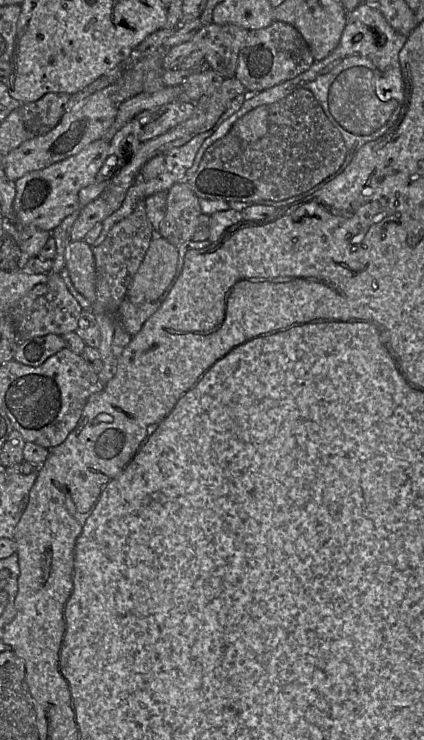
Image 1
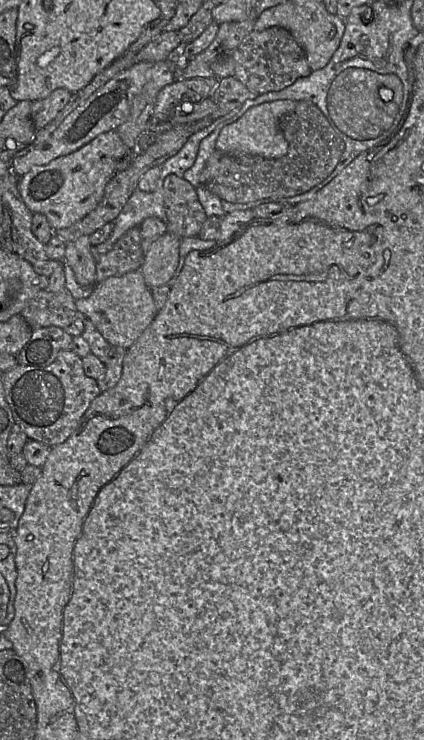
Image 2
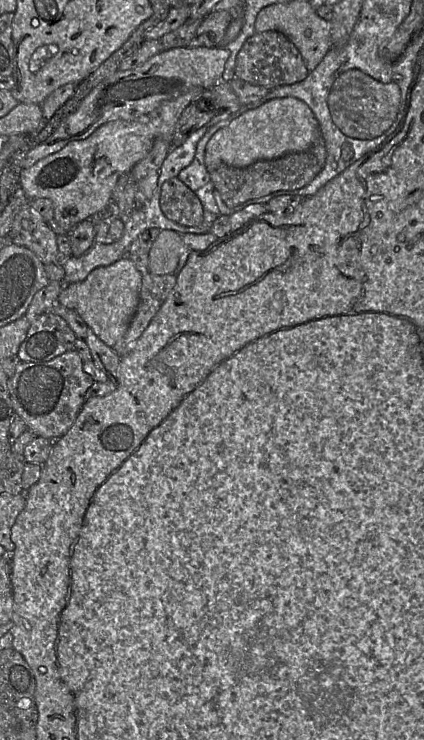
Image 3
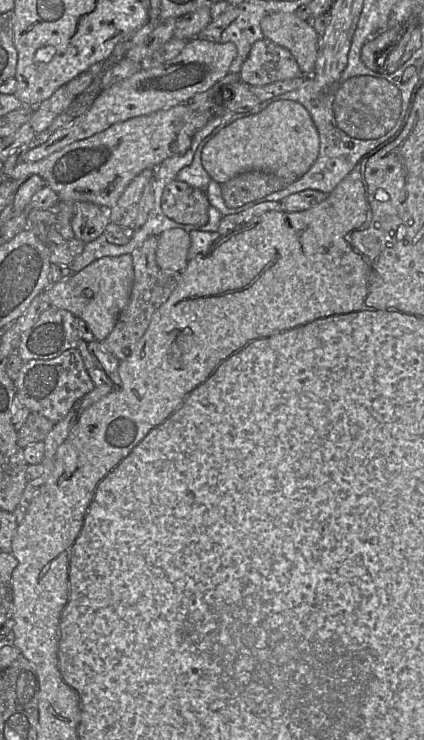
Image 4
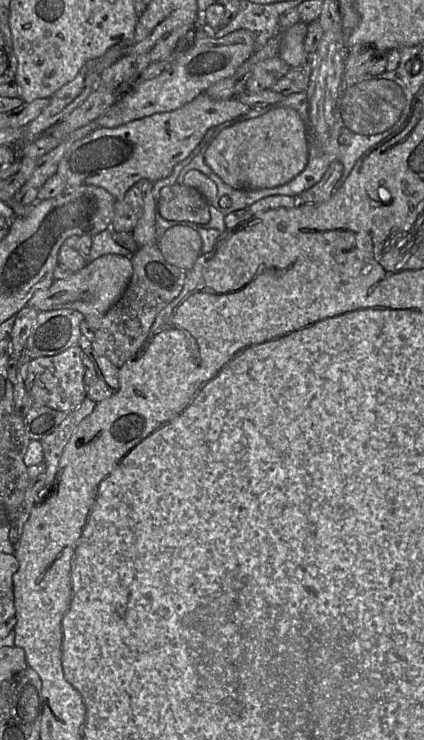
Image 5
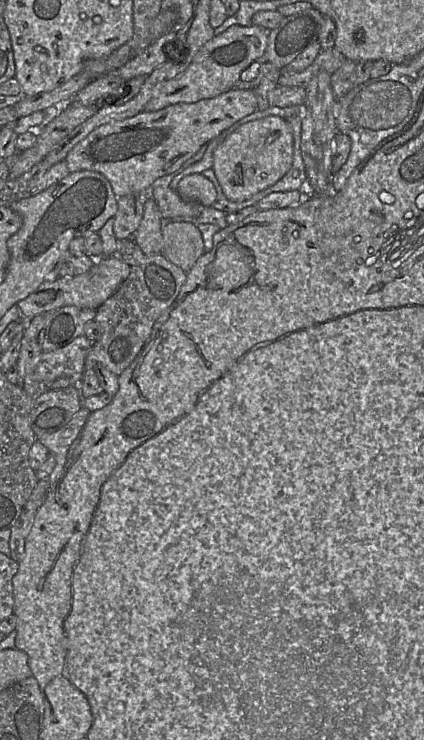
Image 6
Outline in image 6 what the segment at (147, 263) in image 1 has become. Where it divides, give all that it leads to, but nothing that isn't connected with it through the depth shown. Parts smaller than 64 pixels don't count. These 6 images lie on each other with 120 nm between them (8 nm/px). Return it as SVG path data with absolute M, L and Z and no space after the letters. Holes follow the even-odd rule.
M167 221L162 234L163 255L185 272L206 252L201 231L191 222Z

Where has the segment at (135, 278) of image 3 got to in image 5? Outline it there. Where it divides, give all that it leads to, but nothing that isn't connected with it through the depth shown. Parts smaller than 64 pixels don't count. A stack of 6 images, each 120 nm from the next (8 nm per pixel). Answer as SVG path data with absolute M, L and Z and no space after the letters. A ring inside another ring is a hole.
M106 254L74 272L69 278L55 280L46 289L37 290L29 300L28 306L39 312L63 308L81 312L88 325L95 330L100 326L106 312L121 298L133 274L131 257Z

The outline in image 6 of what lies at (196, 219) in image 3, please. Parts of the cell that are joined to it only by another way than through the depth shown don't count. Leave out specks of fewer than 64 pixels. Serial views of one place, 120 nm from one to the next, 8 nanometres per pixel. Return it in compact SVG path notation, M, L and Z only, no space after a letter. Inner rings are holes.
M169 186L152 188L150 196L157 203L164 220L181 216L197 217L204 208L196 201L183 199L175 189Z

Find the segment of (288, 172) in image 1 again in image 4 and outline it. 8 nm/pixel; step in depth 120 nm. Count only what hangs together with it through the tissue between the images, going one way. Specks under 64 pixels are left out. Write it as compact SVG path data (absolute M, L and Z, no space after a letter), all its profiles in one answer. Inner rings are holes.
M247 171L221 184L221 192L226 206L237 208L282 190L289 184L271 173Z

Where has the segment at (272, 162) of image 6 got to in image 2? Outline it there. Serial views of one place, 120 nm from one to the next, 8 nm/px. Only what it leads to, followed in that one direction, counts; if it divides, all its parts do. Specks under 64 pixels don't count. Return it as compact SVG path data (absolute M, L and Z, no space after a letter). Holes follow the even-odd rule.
M290 99L264 102L249 108L233 123L223 127L217 140L216 149L230 155L253 155L264 158L281 158L288 152L288 142L280 127L280 119L294 110L297 101Z

